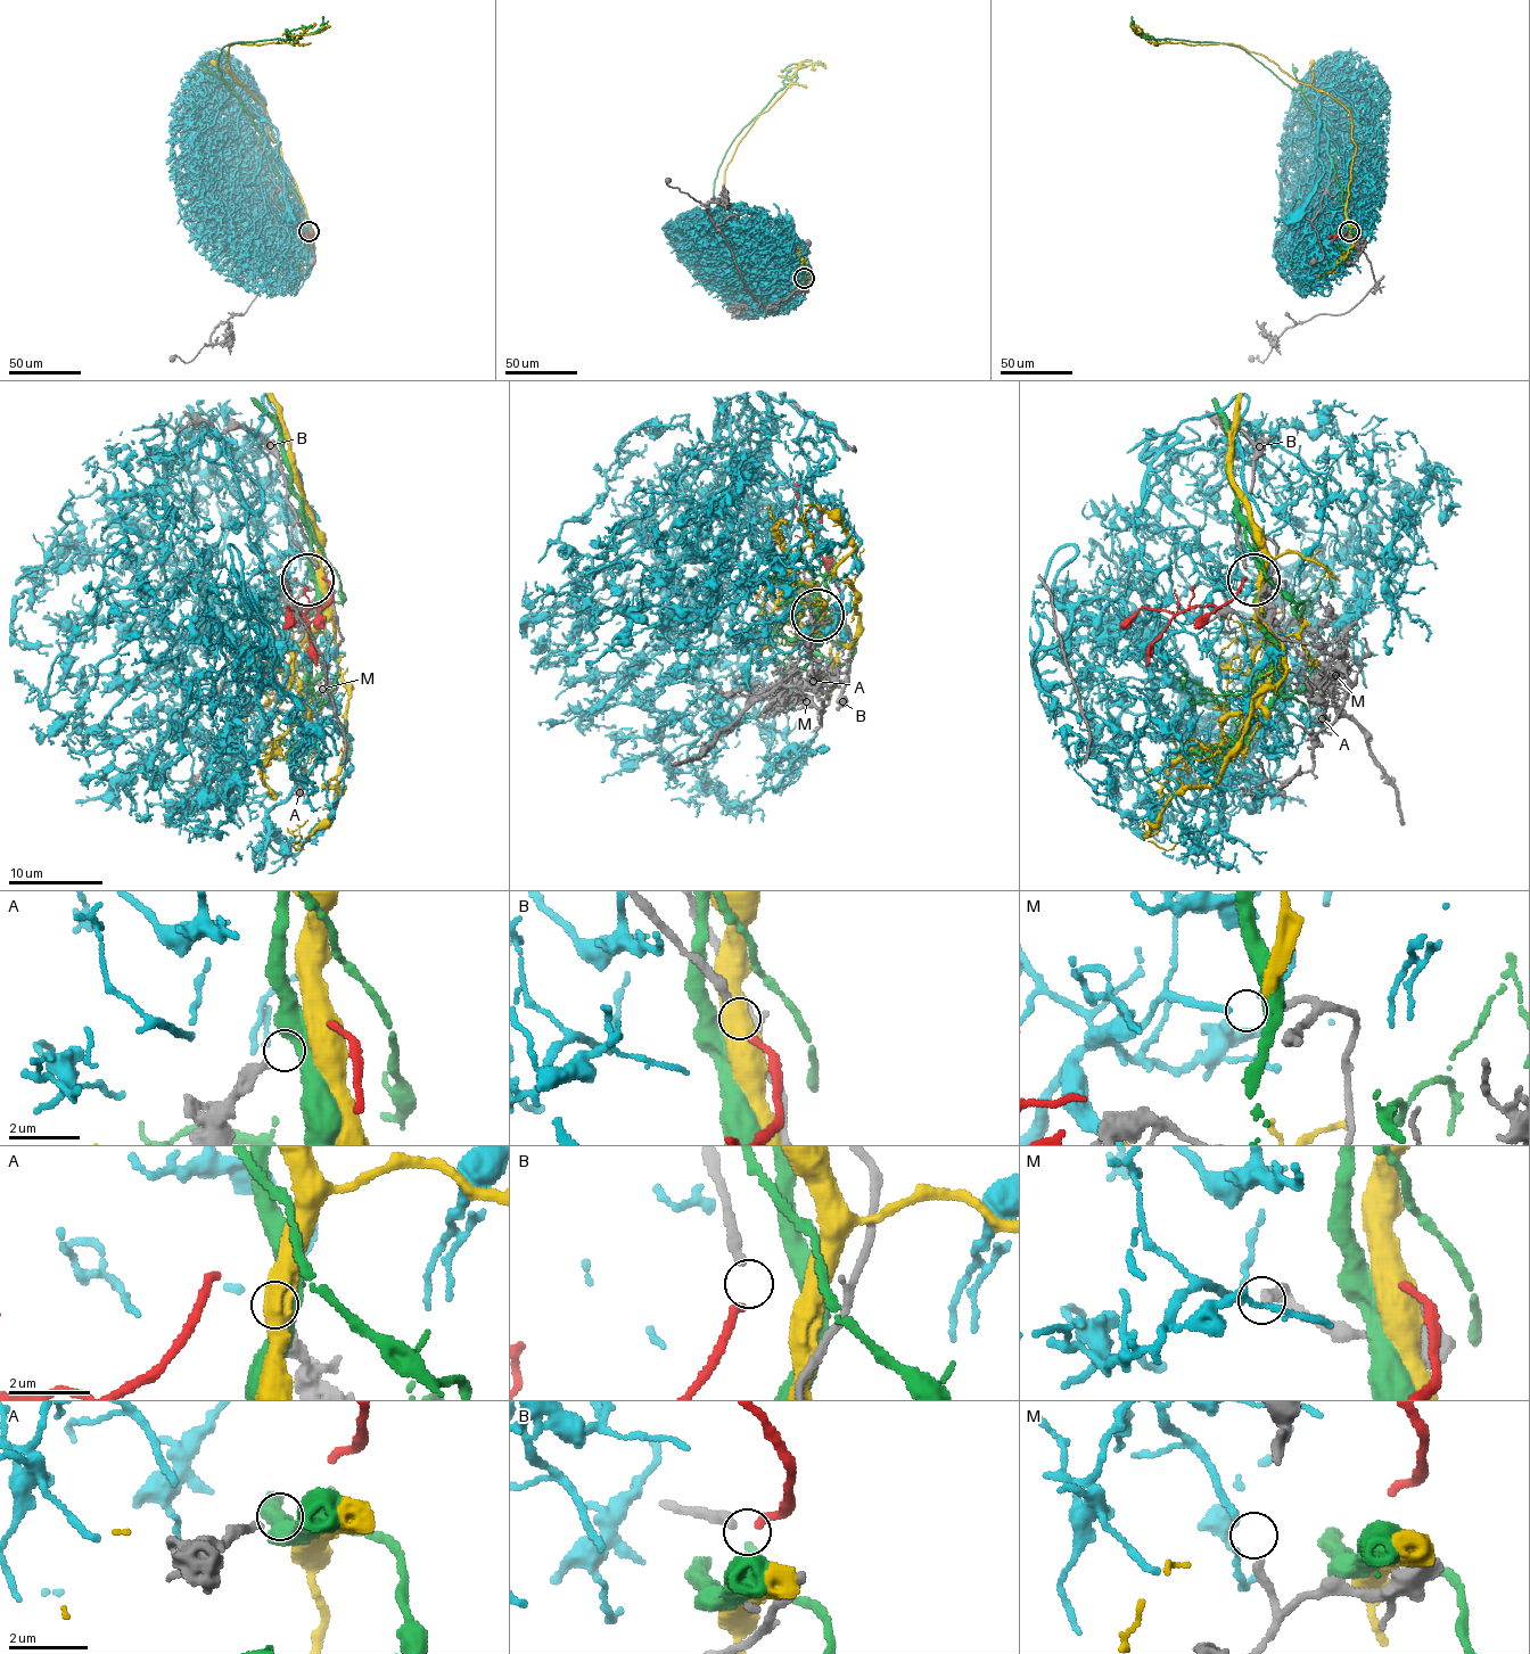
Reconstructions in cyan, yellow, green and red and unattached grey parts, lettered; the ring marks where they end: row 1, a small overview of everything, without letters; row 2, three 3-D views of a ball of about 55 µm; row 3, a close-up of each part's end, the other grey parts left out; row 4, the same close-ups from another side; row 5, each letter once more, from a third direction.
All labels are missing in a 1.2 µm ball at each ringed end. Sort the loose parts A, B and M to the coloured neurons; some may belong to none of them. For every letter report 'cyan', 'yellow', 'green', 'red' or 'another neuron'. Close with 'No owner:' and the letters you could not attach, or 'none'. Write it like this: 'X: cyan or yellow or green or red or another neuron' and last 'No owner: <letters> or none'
A: another neuron
B: red
M: cyan
No owner: A

